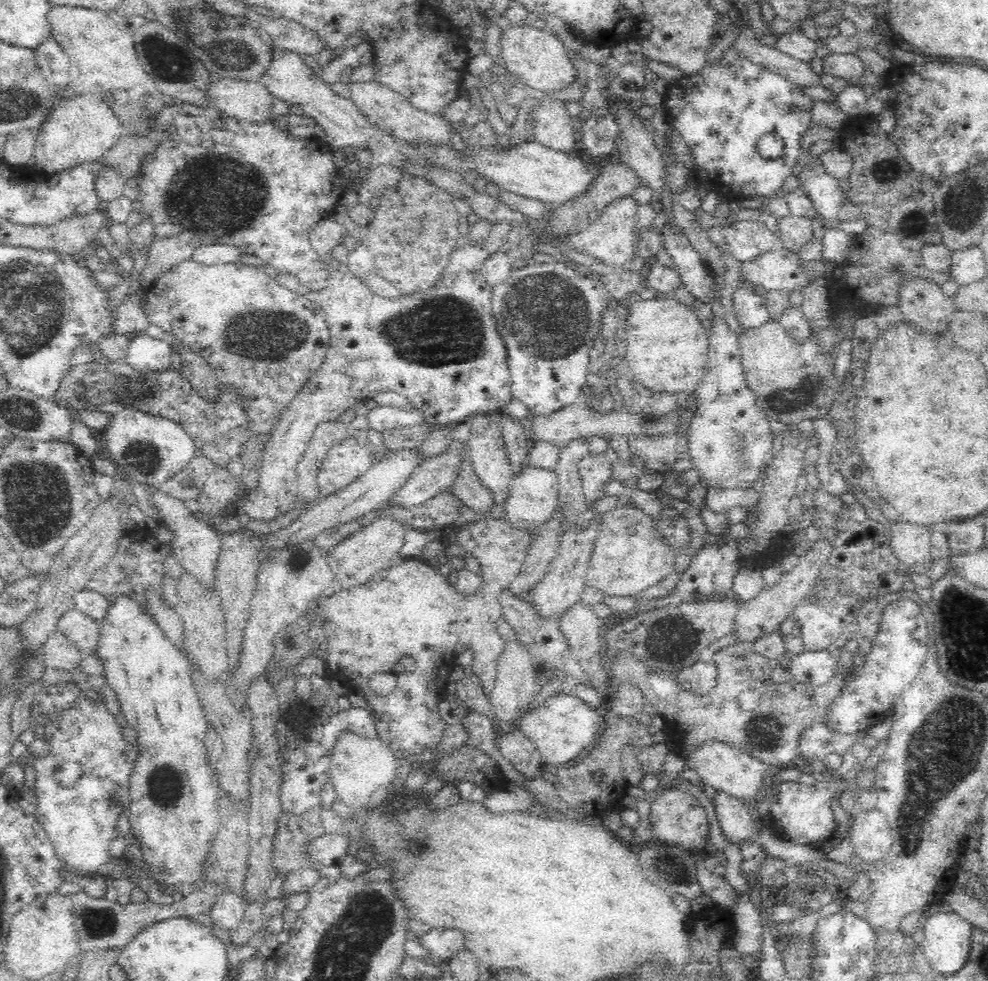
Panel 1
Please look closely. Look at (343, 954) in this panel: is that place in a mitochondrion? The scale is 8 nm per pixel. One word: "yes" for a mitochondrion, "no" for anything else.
yes

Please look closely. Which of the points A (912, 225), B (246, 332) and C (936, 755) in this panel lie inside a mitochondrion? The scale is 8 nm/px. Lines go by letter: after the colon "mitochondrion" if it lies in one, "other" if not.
A: mitochondrion
B: mitochondrion
C: mitochondrion

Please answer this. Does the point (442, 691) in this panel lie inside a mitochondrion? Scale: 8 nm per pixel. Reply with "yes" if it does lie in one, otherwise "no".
no

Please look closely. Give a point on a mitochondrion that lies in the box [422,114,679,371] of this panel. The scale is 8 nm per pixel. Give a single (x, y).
(545, 327)

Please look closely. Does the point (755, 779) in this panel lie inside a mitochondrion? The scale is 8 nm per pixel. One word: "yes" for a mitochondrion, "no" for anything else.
no

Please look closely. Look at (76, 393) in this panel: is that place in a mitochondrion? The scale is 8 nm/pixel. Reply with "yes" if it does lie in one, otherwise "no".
yes

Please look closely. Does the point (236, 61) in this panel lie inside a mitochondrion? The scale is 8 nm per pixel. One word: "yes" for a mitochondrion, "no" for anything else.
yes

